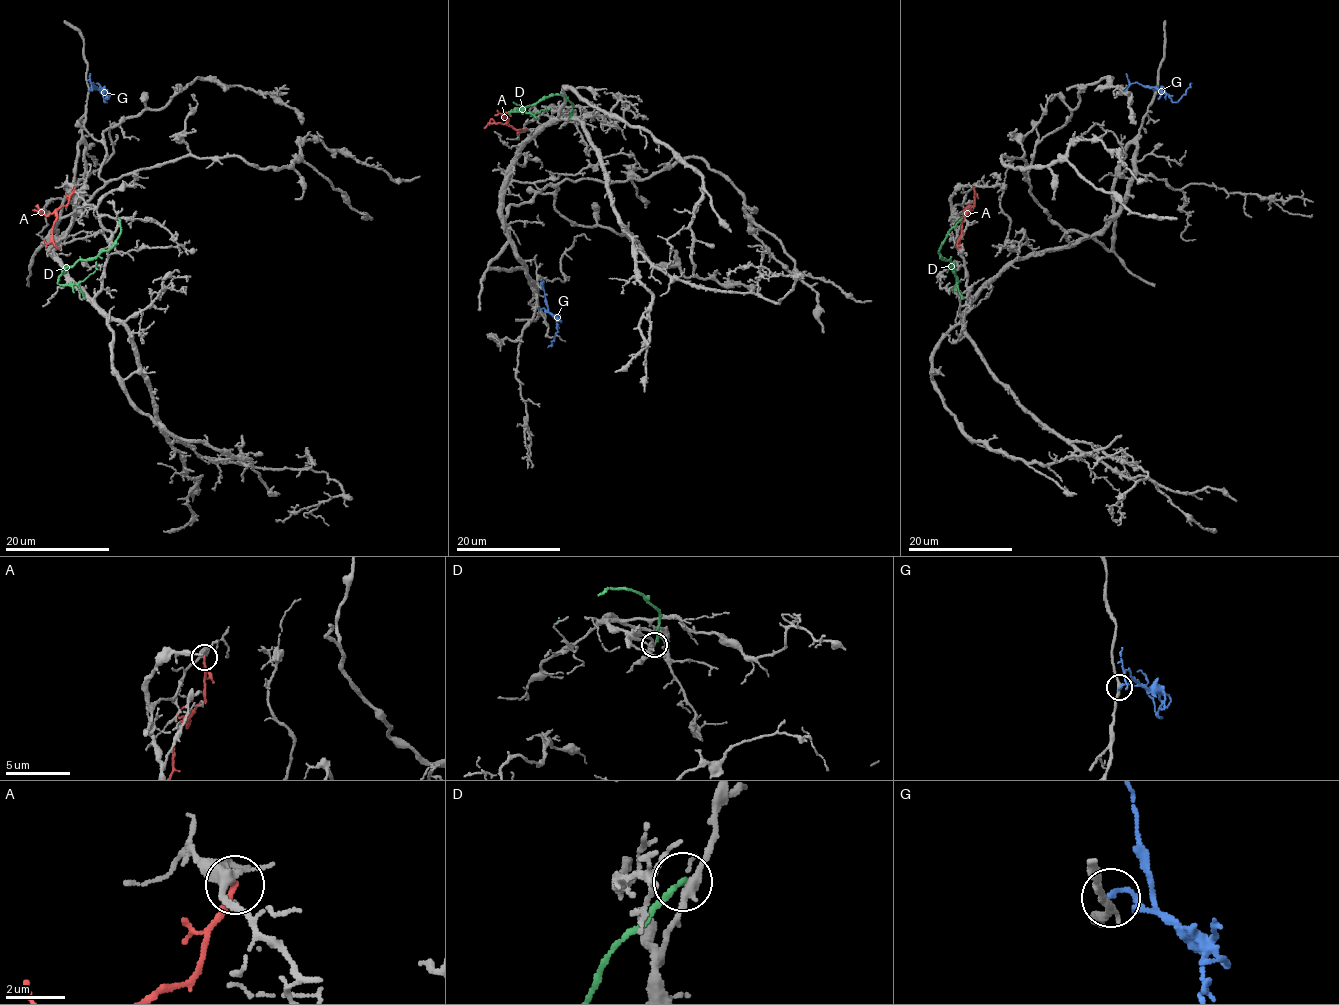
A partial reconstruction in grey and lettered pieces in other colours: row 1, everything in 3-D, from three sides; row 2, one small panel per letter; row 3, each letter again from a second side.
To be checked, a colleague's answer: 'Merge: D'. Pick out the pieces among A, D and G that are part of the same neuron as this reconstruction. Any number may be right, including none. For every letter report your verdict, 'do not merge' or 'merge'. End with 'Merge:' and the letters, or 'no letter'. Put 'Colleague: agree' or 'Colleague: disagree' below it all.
A: do not merge
D: do not merge
G: merge
Merge: G
Colleague: disagree

